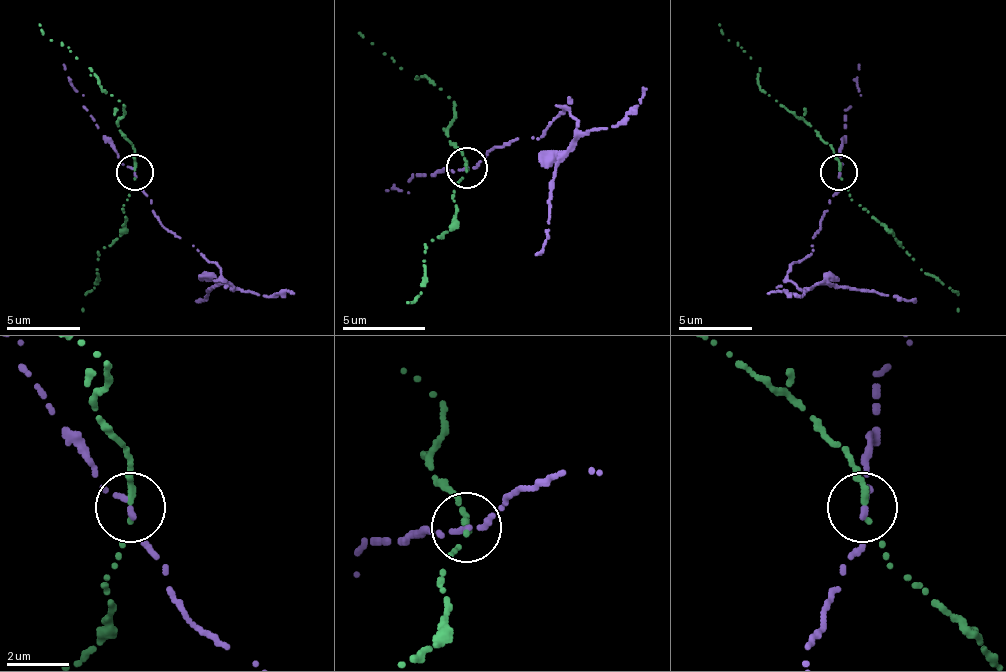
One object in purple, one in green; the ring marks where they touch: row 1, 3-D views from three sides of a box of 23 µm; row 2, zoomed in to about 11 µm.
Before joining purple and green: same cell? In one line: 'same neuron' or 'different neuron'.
different neuron

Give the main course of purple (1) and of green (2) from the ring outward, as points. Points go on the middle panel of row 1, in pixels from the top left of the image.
1: (465, 166), (540, 137), (565, 108), (577, 121), (536, 253)
2: (465, 166), (449, 137), (453, 100), (424, 75), (415, 79), (357, 34)

